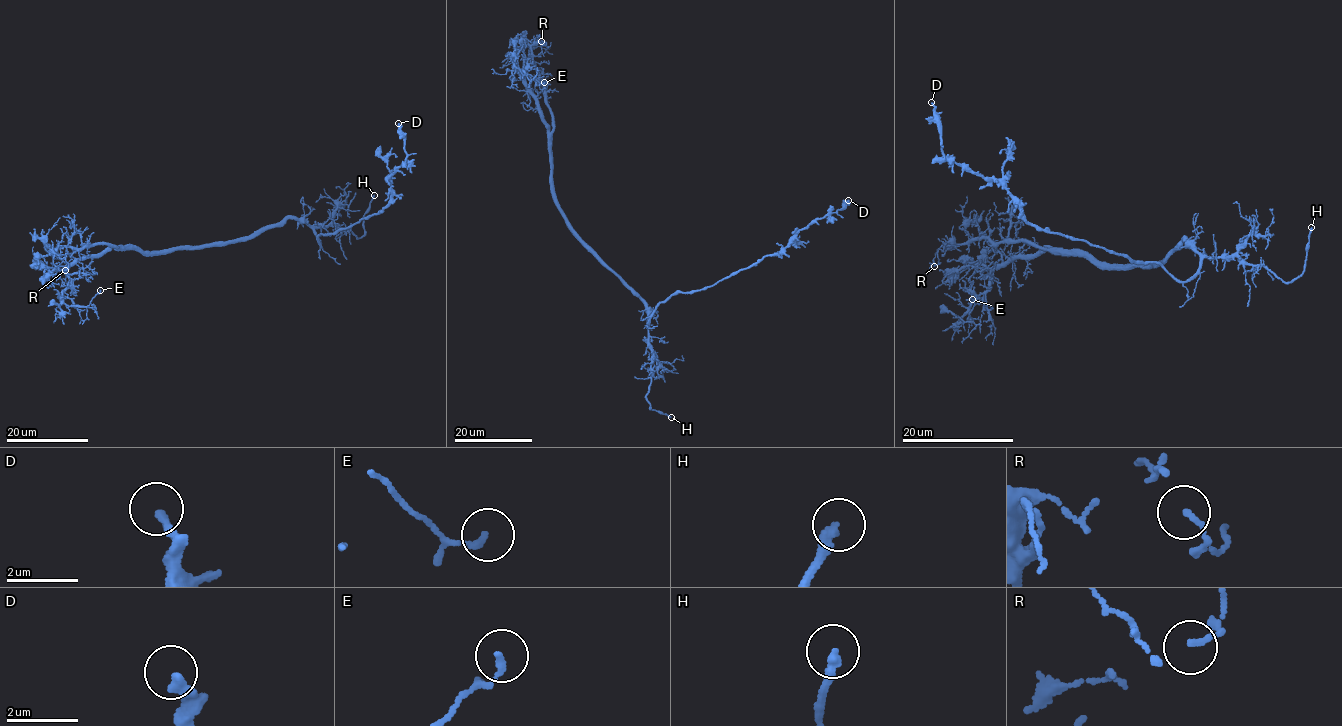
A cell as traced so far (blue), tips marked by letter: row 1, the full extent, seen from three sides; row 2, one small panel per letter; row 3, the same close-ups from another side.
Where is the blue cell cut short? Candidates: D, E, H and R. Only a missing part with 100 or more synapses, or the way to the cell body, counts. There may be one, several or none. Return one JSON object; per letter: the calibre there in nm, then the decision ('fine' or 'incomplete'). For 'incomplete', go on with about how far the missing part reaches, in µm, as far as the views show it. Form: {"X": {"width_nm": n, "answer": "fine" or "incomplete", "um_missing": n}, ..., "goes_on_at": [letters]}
{"D": {"width_nm": 260, "answer": "fine"}, "E": {"width_nm": 160, "answer": "fine"}, "H": {"width_nm": 280, "answer": "incomplete", "um_missing": 30}, "R": {"width_nm": 100, "answer": "fine"}, "goes_on_at": ["H"]}

